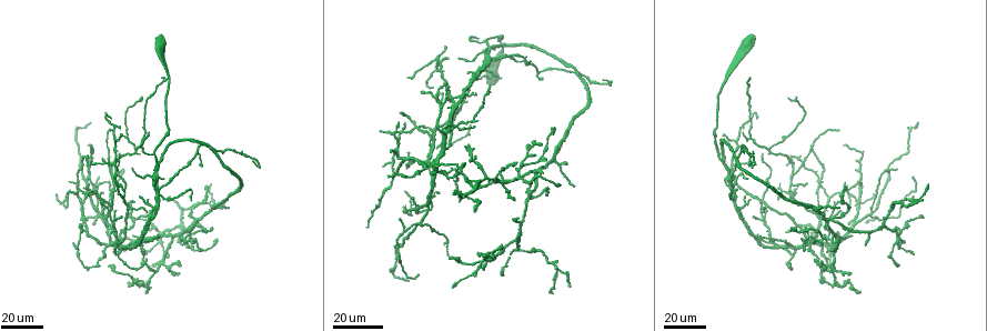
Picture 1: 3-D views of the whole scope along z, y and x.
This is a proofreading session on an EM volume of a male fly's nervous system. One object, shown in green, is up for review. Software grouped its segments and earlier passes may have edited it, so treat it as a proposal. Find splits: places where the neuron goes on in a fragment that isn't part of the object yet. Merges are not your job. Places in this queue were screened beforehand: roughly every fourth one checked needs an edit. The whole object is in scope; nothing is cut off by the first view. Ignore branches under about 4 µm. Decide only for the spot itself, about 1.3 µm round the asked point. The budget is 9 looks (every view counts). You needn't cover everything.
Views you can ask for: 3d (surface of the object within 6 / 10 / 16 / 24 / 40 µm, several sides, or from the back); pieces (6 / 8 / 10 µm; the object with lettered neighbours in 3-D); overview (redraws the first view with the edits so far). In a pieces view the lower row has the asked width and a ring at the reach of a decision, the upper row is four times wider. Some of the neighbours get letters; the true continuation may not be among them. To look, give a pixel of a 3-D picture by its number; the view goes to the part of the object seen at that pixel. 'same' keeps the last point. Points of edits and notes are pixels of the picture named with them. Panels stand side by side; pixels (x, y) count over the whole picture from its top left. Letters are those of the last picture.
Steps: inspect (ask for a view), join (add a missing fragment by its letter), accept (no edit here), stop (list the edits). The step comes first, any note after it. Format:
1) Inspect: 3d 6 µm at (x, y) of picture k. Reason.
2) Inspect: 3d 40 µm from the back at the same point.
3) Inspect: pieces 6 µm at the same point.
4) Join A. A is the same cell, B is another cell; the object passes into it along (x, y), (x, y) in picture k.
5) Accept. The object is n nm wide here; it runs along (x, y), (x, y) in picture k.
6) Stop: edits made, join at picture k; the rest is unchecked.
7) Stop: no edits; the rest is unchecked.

Inspect: 3d 24 µm at (90, 144) of picture 1. End of a long branch.

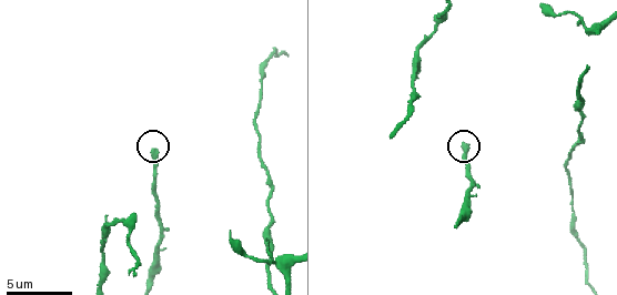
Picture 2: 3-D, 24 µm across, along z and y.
Inspect: pieces 10 µm at (154, 150) of picture 2.

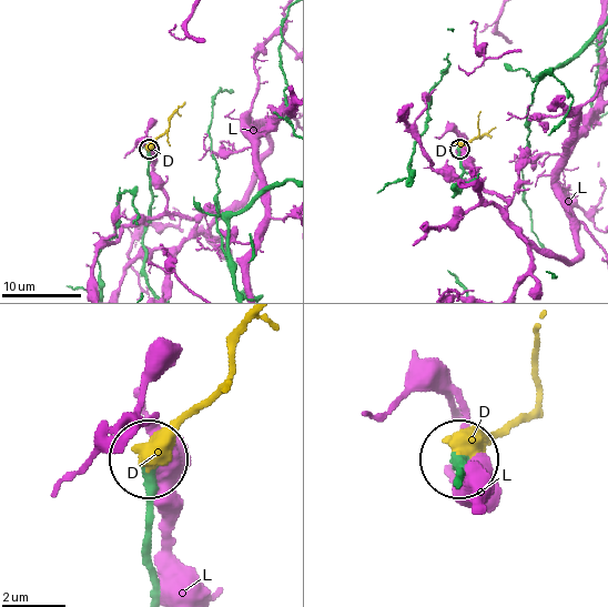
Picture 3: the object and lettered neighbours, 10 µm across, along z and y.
Join D. The object is 370 nm wide here; D is the same cell, L is another cell; it goes on there.

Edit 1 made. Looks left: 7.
Inspect: 3d 40 µm at (840, 131) of picture 1.

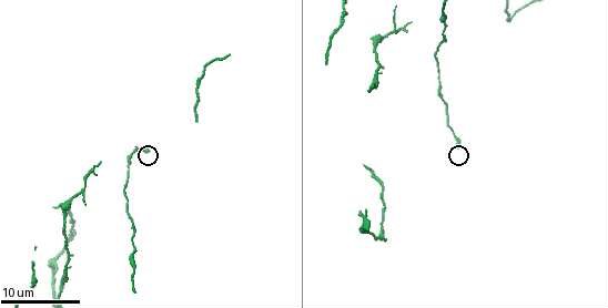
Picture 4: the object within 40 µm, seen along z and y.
Inspect: pieces 6 µm at (458, 145) of picture 4. See the neighbours.

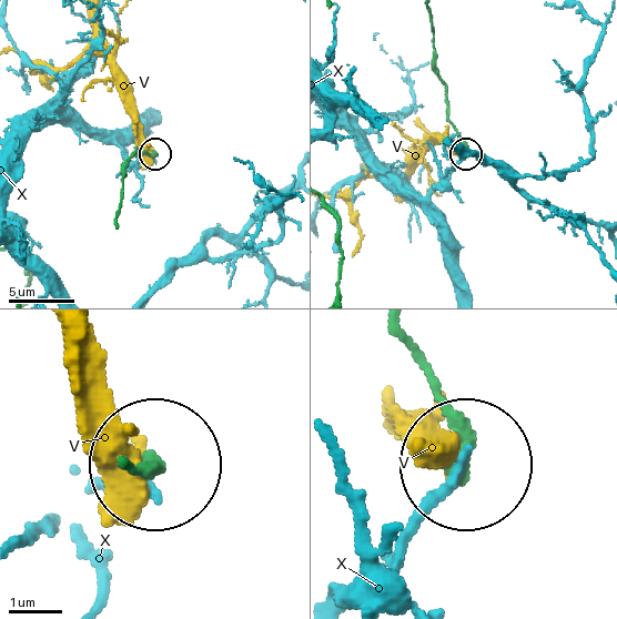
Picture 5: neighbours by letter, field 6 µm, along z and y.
Accept. The object is 350 nm wide here; V and X are other cells; it runs along (396, 336), (467, 464) in picture 5; no lettered fragment goes on from it.

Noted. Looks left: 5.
Inspect: 3d 24 µm at (845, 183) of picture 1. Long arm stops here.

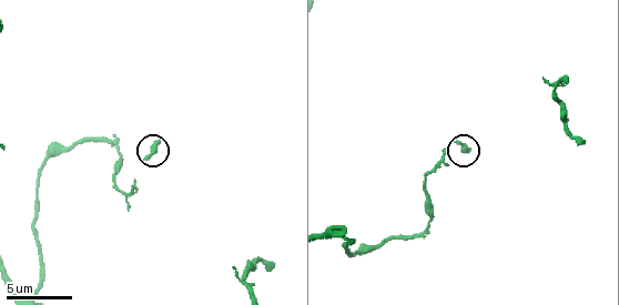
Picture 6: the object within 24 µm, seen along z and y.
Inspect: pieces 6 µm at (470, 151) of picture 6.

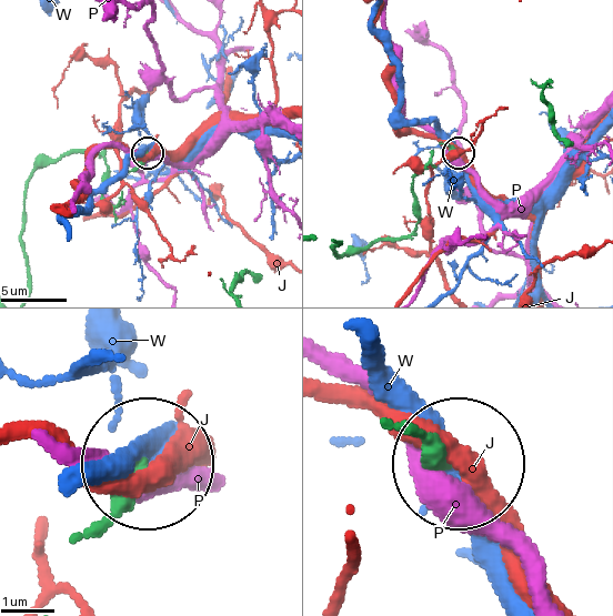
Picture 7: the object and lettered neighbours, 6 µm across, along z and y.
Accept. J, P and W are other cells; it runs along (393, 423), (454, 458) in picture 7; no lettered fragment goes on from it.

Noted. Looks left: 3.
Inspect: 3d 24 µm at (409, 282) of picture 1. End of a long branch.

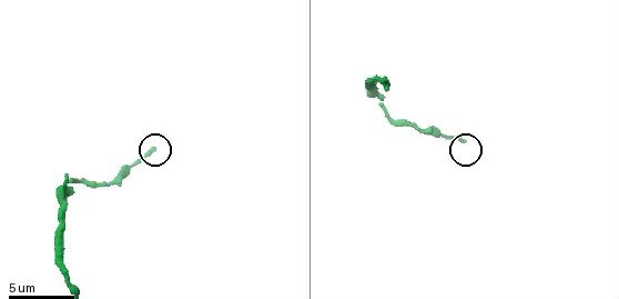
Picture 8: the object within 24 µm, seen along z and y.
Inspect: pieces 6 µm at (465, 140) of picture 8. See the neighbours.

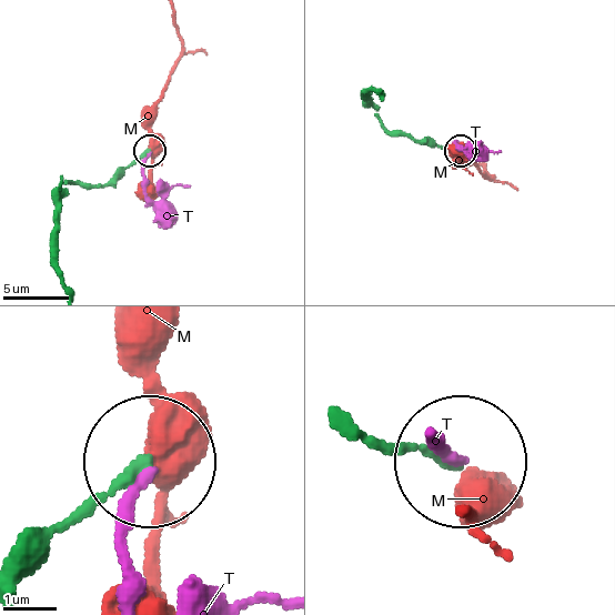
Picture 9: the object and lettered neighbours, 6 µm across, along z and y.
Accept. M and T are other cells; it runs along (16, 577), (143, 463) in picture 9; no lettered fragment goes on from it.

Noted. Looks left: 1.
Stop: edits made, join at picture 3; the rest is unchecked.

